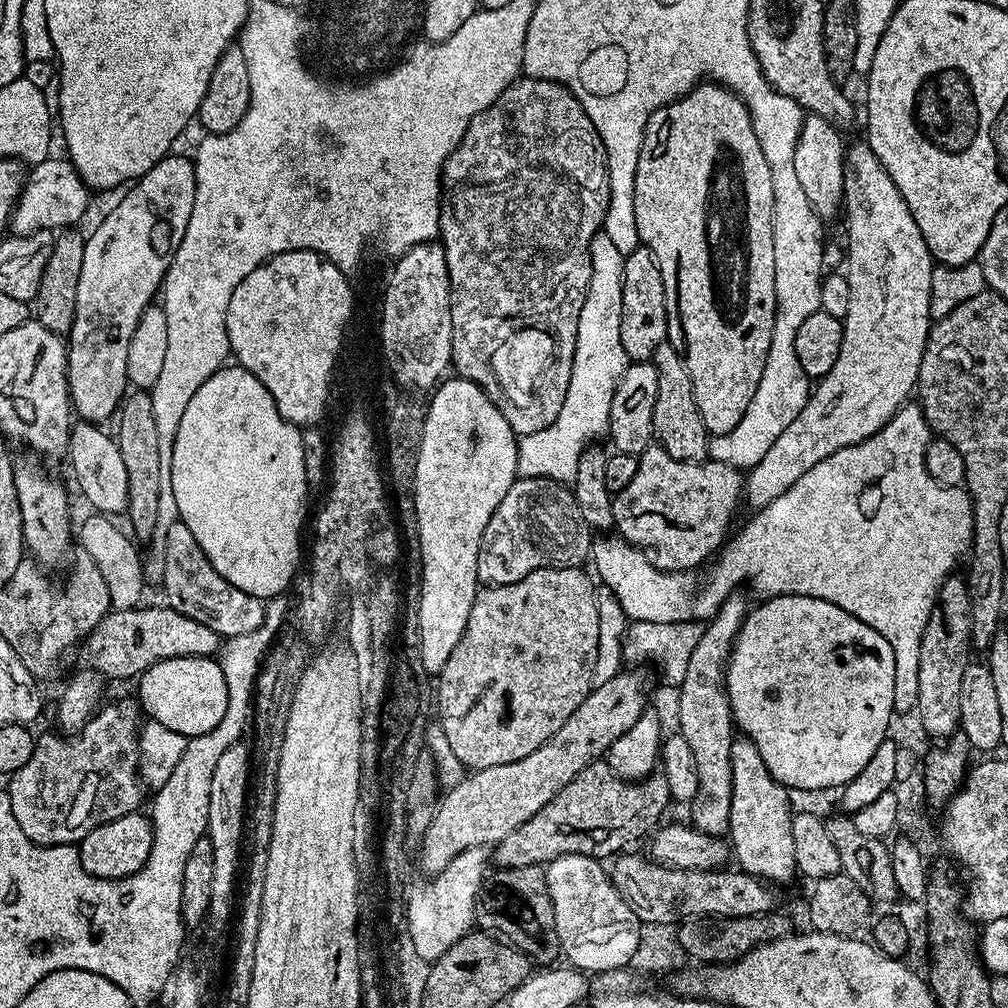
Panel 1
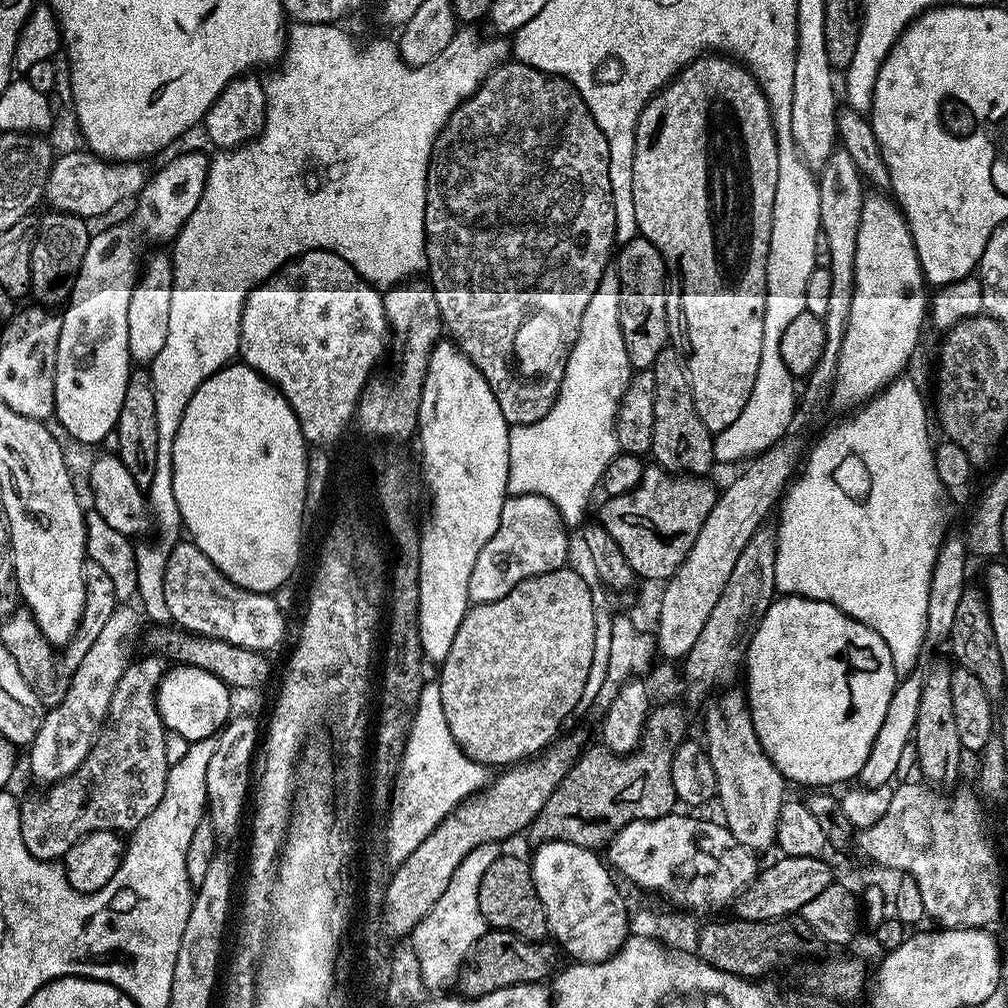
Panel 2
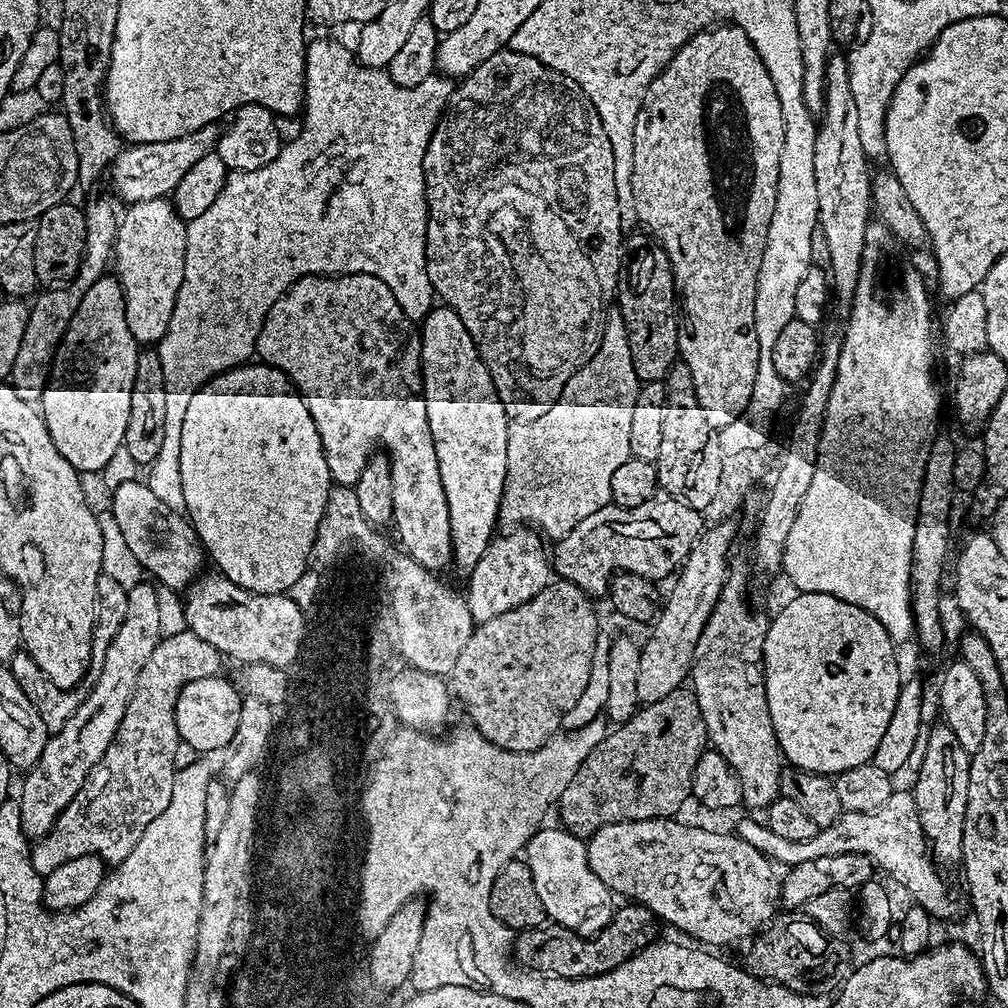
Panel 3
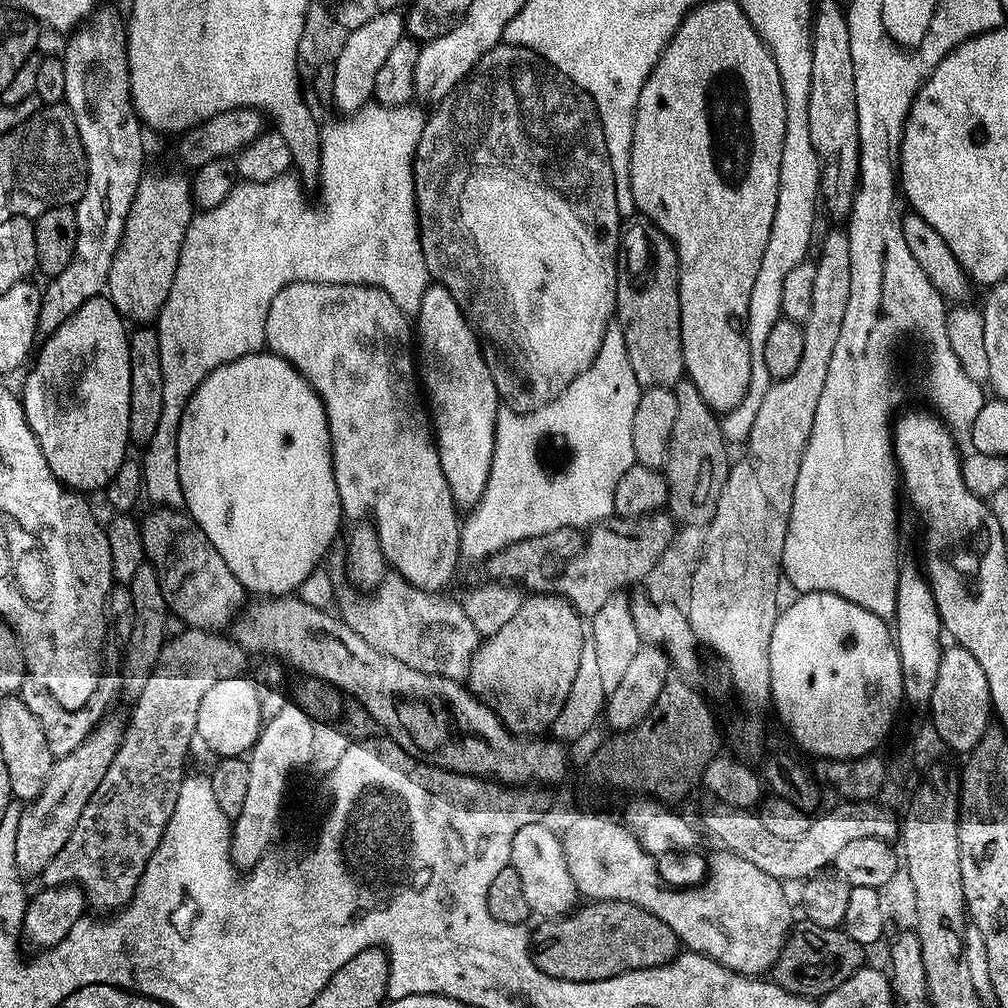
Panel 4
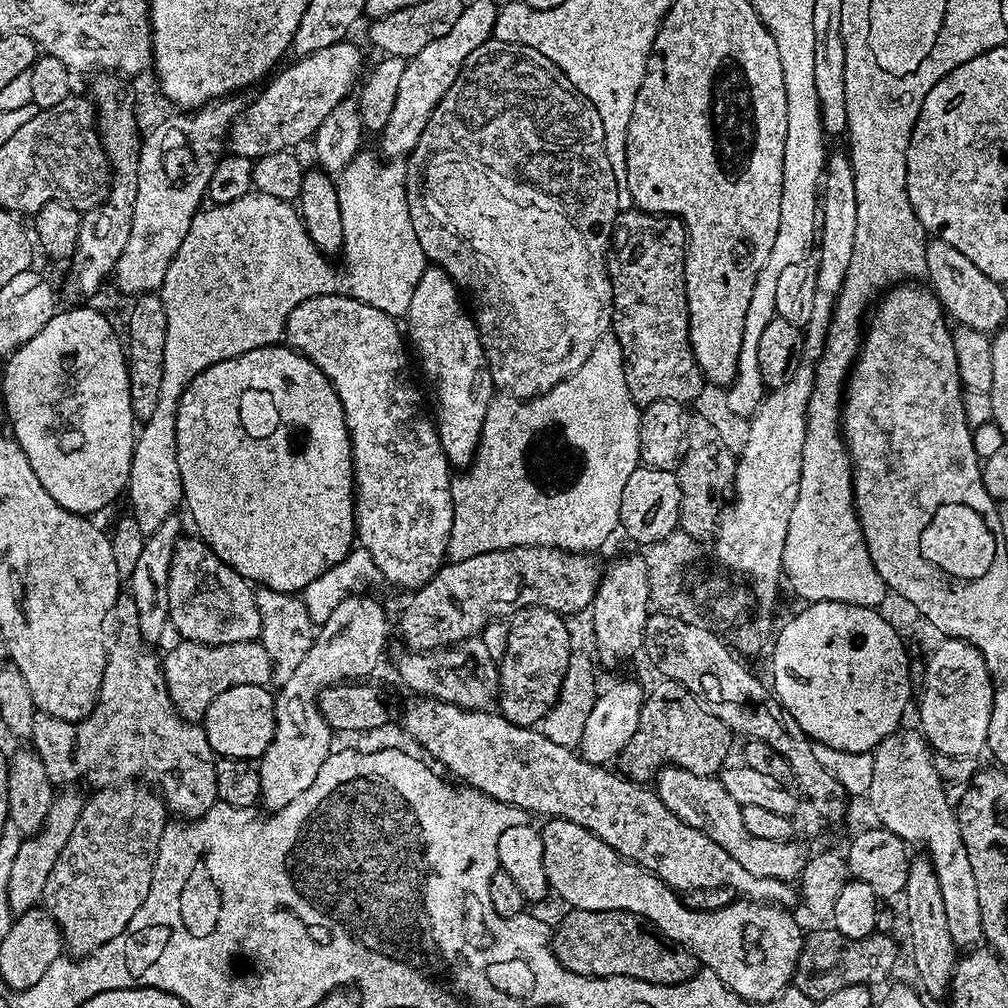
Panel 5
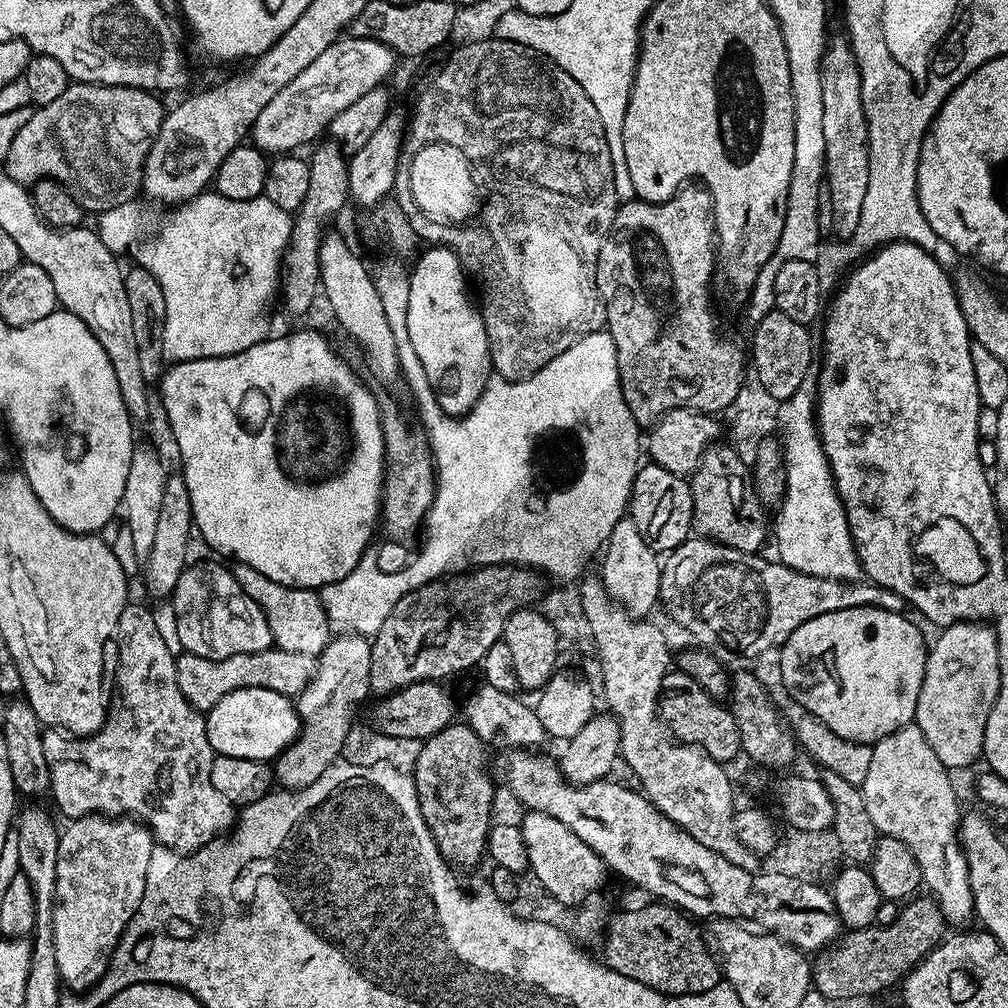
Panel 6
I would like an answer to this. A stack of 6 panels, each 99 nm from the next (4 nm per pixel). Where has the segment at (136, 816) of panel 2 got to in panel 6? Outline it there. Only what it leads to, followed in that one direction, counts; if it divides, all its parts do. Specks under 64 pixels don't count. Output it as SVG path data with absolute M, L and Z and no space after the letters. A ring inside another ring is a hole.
M271 647L254 654L234 654L213 658L184 654L176 661L180 689L197 710L215 706L226 694L239 688L265 688L285 694L299 694L316 675L317 657L310 653ZM89 814L87 816L75 817L68 825L63 825L60 841L58 842L58 870L56 871L56 905L54 910L54 962L58 962L58 974L65 985L68 984L73 993L83 994L89 988L93 988L106 974L108 963L120 940L120 935L126 930L126 926L134 918L138 906L144 897L146 890L146 878L154 868L154 837L151 831L140 820L136 818L125 818L123 815L99 815Z

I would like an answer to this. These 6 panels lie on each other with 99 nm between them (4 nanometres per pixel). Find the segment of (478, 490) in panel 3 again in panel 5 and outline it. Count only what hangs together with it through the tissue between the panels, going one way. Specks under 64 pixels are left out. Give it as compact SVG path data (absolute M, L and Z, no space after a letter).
M428 266L422 278L418 278L406 323L411 347L414 352L416 347L425 374L436 380L434 423L442 450L453 469L467 469L476 459L476 447L480 444L482 426L486 422L486 410L494 399L492 375L475 319L462 299L461 289L441 268Z

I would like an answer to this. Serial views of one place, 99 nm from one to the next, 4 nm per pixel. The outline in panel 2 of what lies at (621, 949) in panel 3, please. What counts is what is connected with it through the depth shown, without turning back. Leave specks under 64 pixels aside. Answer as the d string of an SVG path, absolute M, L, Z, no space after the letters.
M488 930L477 942L475 948L464 961L463 967L459 971L458 985L460 984L461 988L459 988L459 991L465 997L471 998L473 996L485 996L494 990L502 990L510 986L538 984L547 981L547 976L550 975L549 977L551 977L557 971L556 963L560 960L559 955L561 956L561 953L558 951L555 943L524 940L523 937L509 931Z

